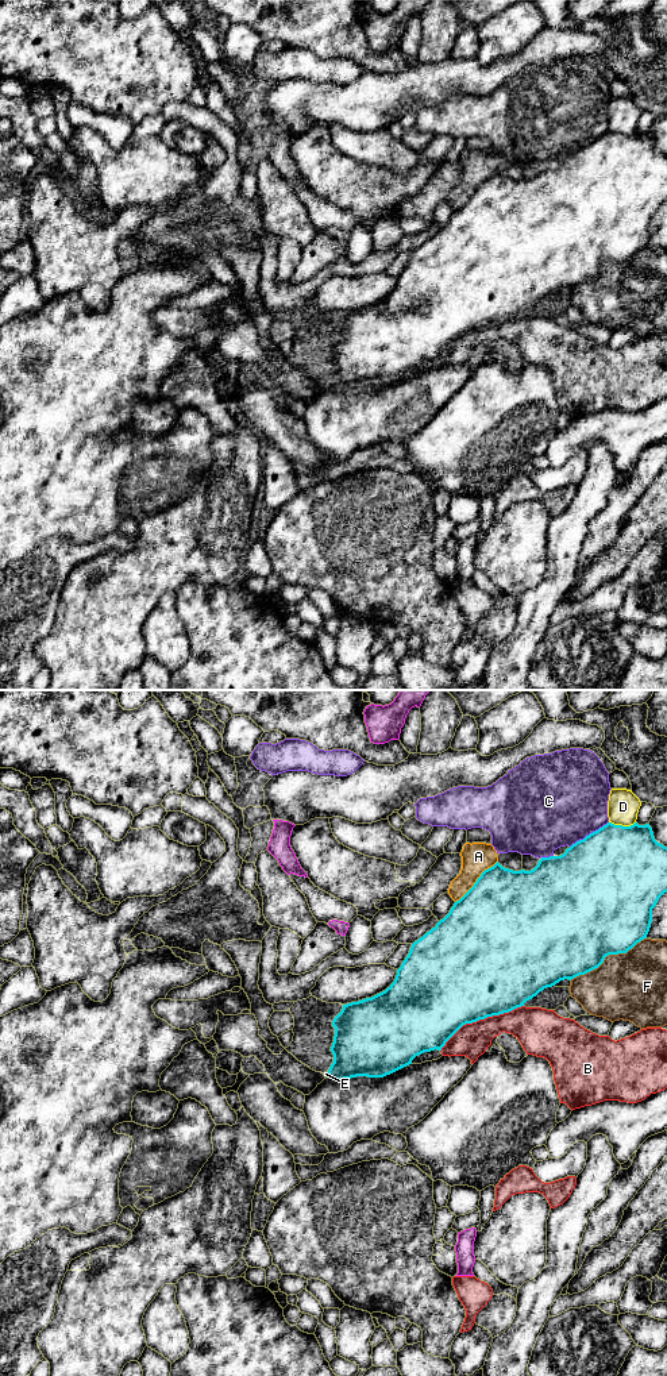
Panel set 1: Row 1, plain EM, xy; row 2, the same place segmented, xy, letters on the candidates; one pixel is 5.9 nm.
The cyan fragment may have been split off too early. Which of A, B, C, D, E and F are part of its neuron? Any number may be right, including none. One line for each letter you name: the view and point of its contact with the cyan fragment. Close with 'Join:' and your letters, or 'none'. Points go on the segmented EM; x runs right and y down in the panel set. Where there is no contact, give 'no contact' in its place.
Join: none

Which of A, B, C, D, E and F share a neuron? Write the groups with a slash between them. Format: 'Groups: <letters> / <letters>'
Groups: A / B / C / D / E / F

